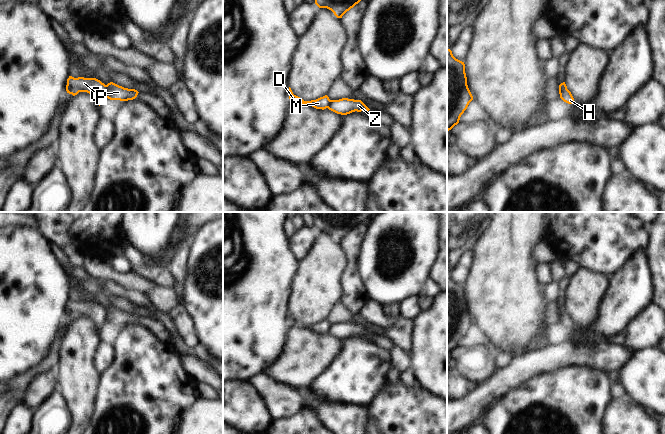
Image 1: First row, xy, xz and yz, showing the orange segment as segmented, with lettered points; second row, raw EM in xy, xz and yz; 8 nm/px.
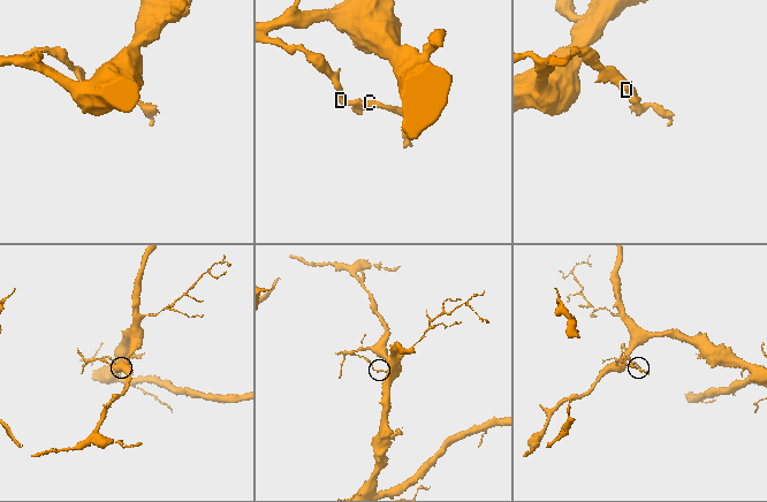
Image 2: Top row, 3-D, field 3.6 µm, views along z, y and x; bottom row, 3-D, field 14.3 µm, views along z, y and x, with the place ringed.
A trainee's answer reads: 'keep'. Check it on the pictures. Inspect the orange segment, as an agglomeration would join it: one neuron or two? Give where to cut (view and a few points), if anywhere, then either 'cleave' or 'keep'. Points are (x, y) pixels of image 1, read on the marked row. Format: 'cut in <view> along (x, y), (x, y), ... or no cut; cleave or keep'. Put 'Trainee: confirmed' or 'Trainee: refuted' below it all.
cut in xy along (105, 85), (106, 97); cleave
Trainee: refuted

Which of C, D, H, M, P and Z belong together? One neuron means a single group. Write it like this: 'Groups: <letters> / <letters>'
Groups: C H Z / D M P.

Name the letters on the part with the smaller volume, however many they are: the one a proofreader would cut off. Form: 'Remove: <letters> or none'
Remove: C, H, Z

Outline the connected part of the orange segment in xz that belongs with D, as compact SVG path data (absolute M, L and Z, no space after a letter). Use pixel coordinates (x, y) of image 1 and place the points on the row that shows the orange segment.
M289 87L289 99L292 103L307 104L308 106L312 106L316 109L322 110L326 109L331 101L327 95L320 97L316 100L304 101L302 98L294 95L290 87Z

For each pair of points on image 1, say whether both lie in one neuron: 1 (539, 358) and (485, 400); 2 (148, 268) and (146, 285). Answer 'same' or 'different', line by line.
1: same
2: different

